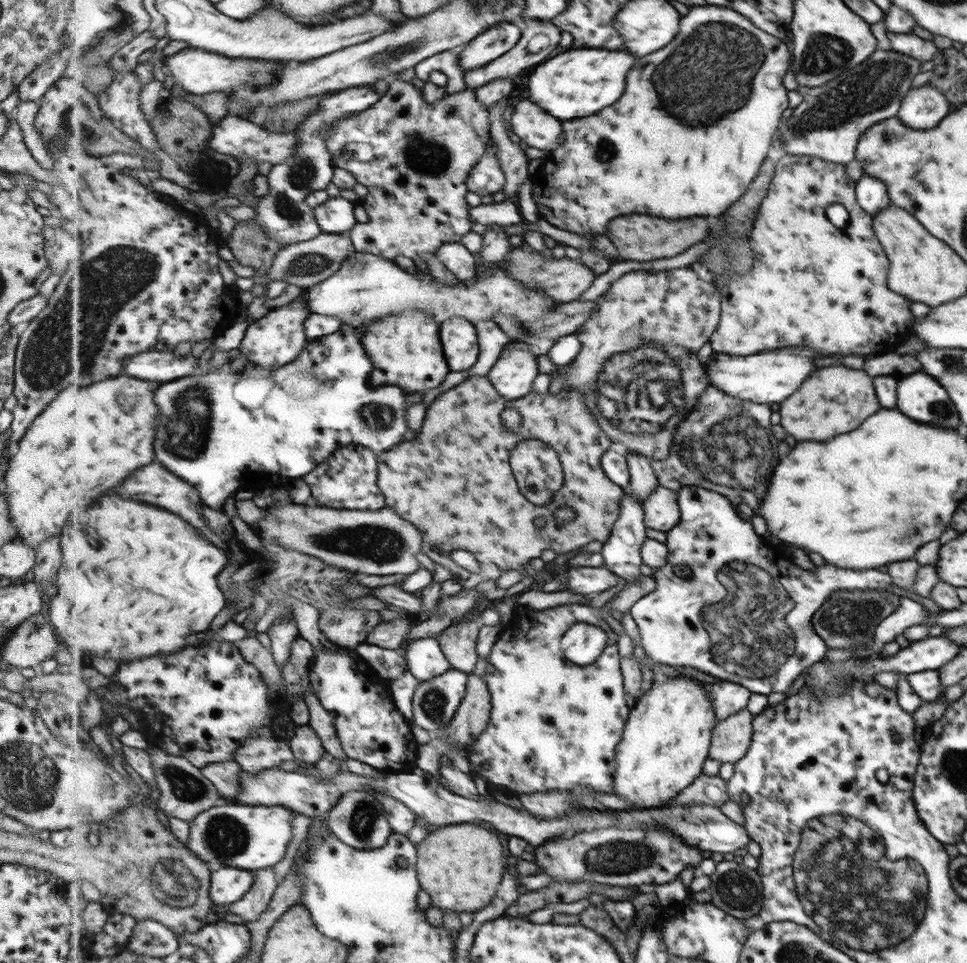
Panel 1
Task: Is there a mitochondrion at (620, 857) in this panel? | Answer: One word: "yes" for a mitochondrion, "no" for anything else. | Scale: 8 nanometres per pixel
yes

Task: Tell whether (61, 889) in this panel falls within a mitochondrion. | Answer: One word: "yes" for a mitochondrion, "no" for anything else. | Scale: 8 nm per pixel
no

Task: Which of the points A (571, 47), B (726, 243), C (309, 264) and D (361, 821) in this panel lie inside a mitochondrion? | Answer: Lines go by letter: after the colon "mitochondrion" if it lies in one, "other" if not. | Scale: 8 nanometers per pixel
A: other
B: mitochondrion
C: mitochondrion
D: mitochondrion

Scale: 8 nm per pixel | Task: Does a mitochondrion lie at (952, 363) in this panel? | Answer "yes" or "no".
yes

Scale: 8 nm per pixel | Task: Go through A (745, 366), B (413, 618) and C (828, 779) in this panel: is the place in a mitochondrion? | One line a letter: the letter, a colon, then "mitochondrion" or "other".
A: other
B: other
C: other

